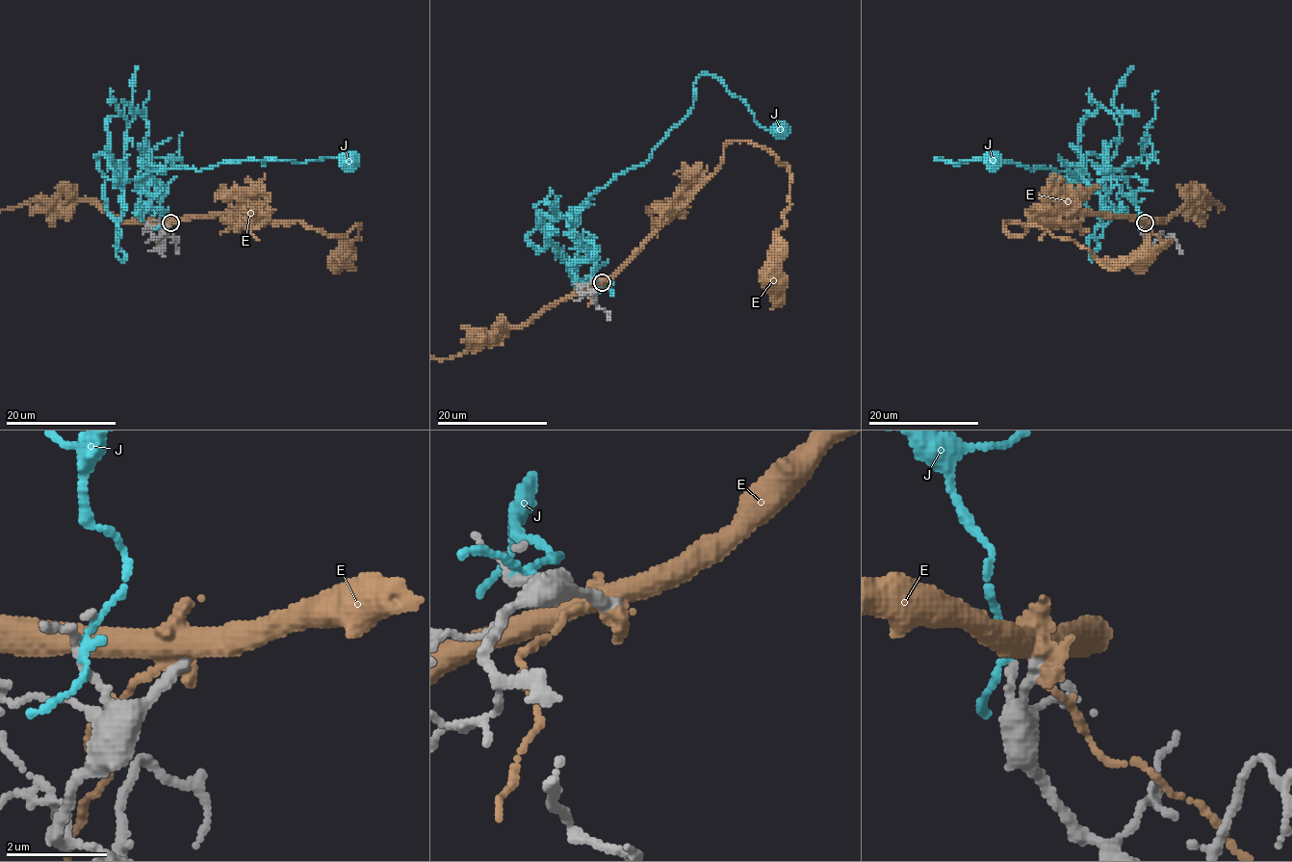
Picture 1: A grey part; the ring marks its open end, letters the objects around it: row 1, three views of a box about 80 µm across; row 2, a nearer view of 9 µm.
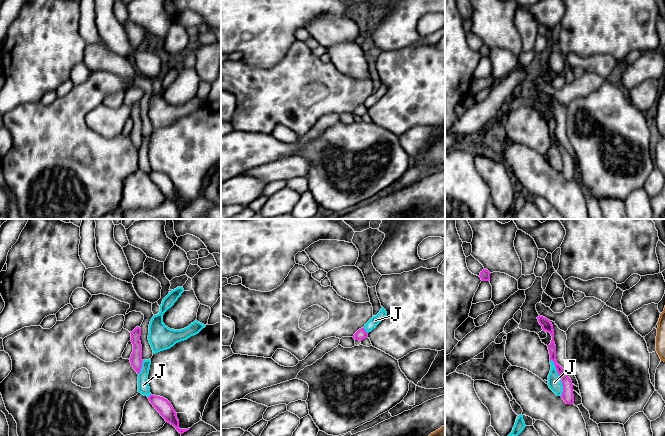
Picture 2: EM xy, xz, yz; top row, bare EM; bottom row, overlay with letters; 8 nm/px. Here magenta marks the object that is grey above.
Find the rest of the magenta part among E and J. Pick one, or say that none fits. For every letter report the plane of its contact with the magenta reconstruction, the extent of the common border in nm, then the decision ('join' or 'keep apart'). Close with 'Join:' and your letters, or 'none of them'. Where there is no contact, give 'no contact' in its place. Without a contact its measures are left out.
E: no contact; keep apart
J: meets magenta in yz; contact 300 nm long; keep apart
Join: none of them

